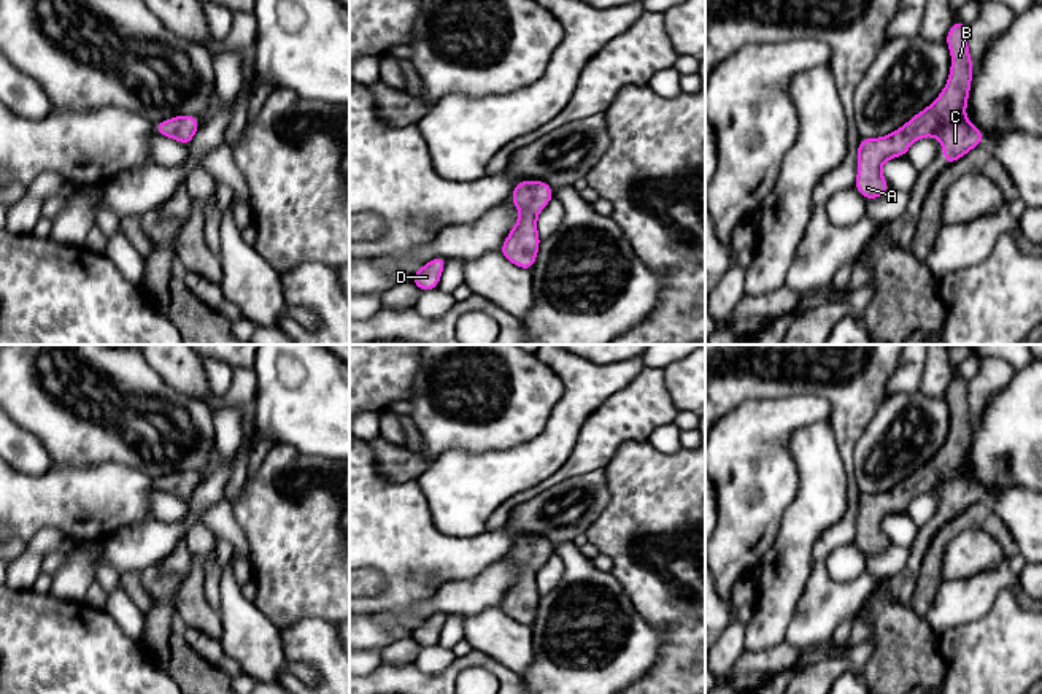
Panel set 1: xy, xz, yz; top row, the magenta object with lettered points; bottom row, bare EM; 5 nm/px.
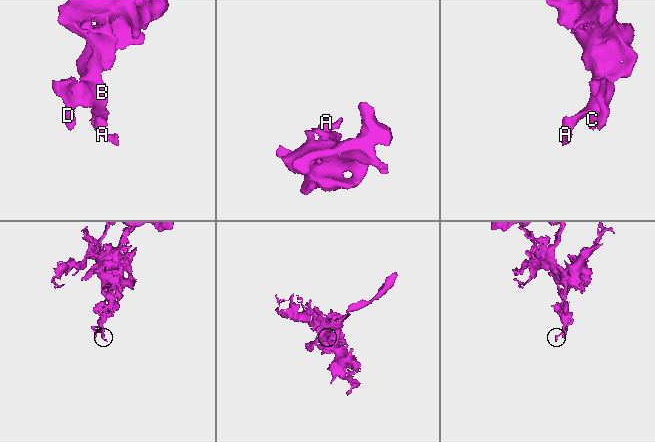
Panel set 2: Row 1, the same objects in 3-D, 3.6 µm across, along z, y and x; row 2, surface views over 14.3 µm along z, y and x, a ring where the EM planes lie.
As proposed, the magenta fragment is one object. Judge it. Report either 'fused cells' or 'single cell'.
single cell

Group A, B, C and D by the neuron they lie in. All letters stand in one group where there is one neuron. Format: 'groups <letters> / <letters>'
groups A B C D

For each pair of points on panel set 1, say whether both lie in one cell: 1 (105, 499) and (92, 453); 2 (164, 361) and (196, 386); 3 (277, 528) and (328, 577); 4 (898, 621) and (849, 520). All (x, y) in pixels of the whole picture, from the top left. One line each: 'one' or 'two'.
1: two
2: one
3: one
4: two

